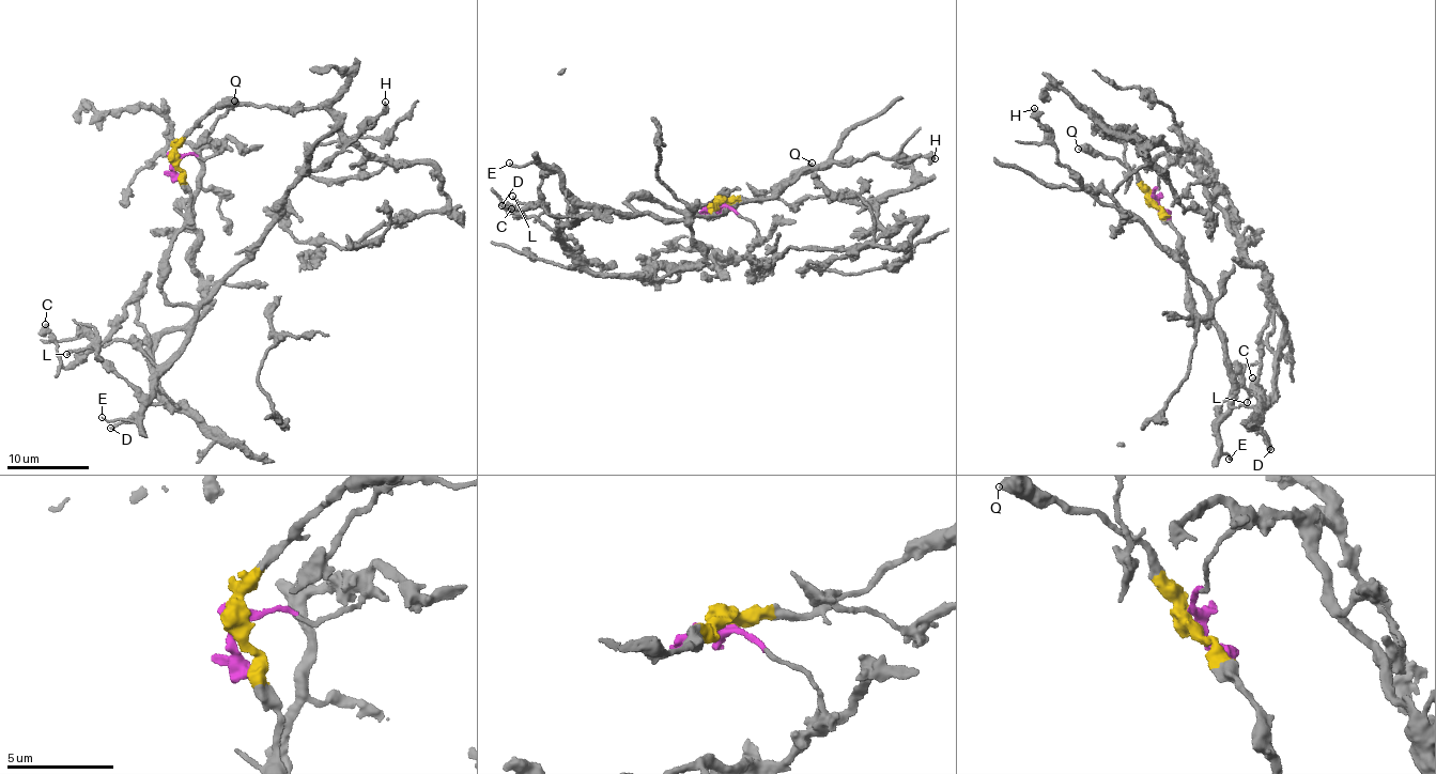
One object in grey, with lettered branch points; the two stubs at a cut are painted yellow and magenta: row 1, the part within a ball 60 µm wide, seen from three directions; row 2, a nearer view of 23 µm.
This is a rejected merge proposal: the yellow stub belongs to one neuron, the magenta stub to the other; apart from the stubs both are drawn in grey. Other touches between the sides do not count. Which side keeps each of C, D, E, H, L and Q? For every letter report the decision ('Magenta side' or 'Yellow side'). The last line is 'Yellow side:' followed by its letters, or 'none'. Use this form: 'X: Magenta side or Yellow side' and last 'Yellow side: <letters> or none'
C: Magenta side
D: Magenta side
E: Yellow side
H: Yellow side
L: Yellow side
Q: Yellow side
Yellow side: E, H, L, Q

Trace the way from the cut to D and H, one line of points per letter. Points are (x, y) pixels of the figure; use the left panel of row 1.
D: (173, 161), (224, 149), (200, 151), (199, 315), (156, 343), (155, 393), (165, 404), (110, 428)
H: (174, 160), (189, 196), (161, 288), (171, 303), (192, 306), (250, 261), (290, 188), (325, 169), (384, 102)

